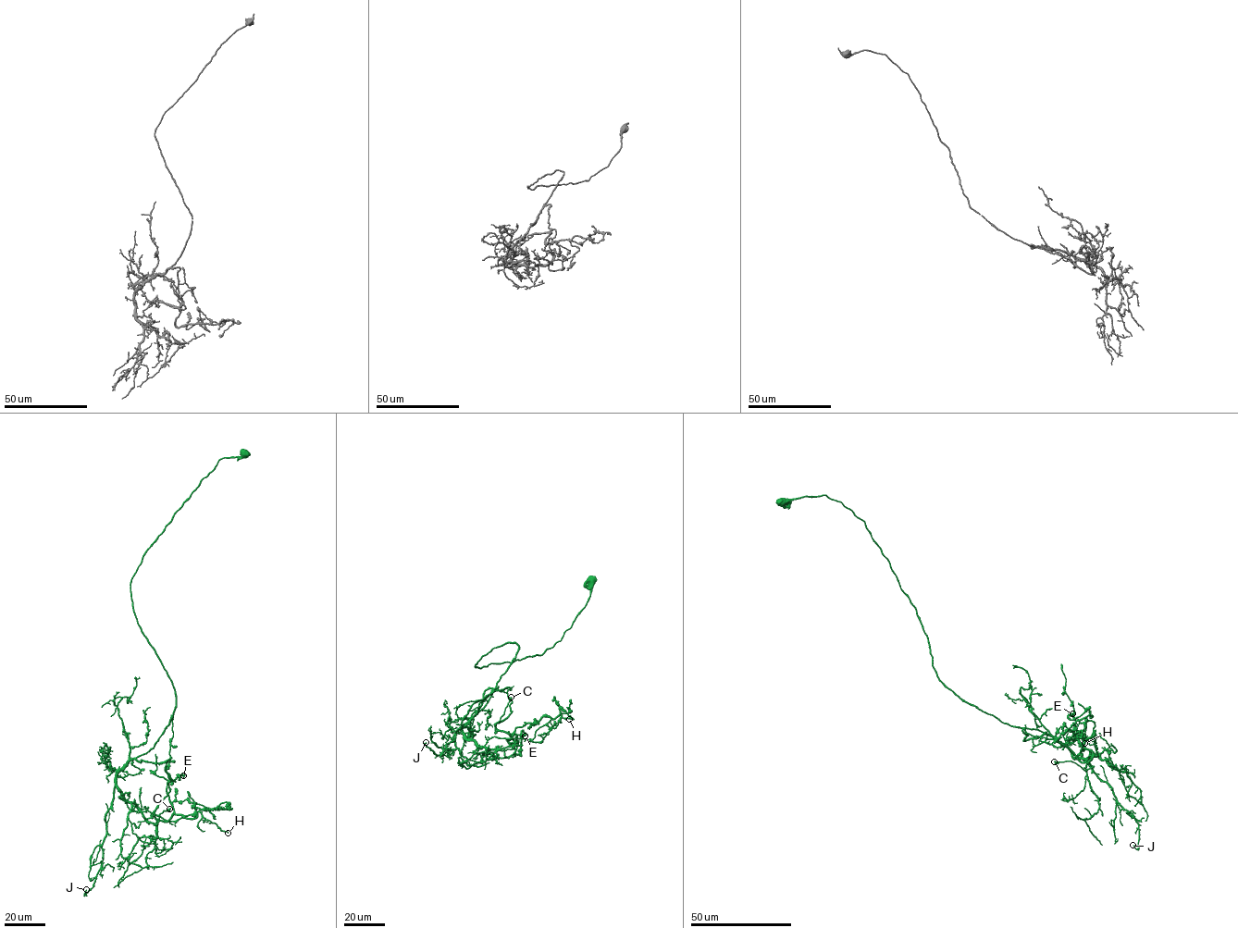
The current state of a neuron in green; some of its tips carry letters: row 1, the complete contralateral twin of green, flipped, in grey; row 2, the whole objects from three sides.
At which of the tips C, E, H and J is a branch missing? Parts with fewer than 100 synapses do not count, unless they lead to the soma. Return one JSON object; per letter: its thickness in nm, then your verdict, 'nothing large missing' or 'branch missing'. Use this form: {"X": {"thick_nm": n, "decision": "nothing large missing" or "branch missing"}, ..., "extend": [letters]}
{"C": {"thick_nm": 500, "decision": "nothing large missing"}, "E": {"thick_nm": 380, "decision": "nothing large missing"}, "H": {"thick_nm": 200, "decision": "nothing large missing"}, "J": {"thick_nm": 120, "decision": "nothing large missing"}, "extend": []}

